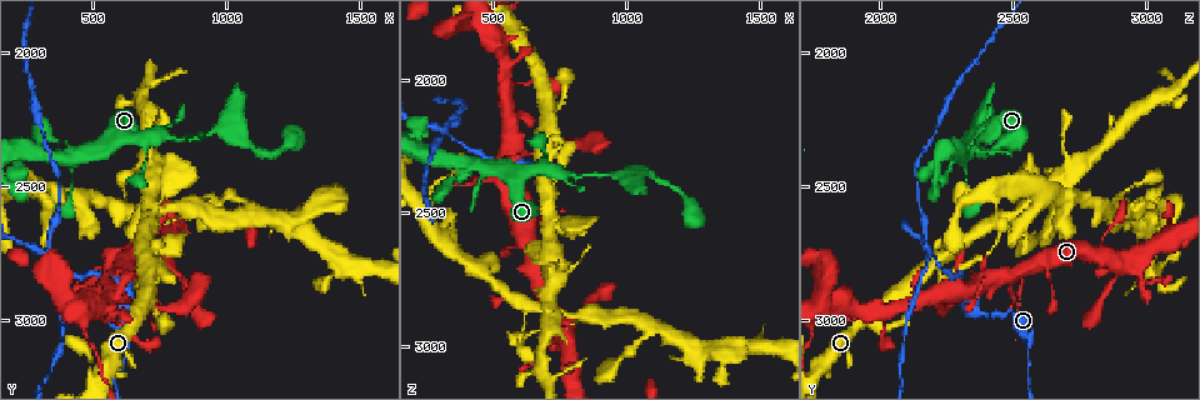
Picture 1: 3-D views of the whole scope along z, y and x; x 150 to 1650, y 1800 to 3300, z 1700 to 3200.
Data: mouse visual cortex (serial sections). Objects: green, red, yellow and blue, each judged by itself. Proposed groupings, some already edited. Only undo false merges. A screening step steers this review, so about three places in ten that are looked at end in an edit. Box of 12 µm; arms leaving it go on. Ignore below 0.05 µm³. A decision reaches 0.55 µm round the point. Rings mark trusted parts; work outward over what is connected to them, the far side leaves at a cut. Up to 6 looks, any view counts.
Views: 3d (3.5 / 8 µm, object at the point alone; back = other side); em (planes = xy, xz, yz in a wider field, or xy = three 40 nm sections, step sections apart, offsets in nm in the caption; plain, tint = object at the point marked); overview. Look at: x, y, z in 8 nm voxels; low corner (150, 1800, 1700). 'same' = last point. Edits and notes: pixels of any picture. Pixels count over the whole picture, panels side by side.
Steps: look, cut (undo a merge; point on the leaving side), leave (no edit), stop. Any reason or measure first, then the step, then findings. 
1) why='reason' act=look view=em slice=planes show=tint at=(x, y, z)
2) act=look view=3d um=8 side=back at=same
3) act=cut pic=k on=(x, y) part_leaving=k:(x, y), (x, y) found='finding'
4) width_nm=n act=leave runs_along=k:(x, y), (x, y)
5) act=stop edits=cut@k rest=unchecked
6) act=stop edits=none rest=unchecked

why='thick turns thin' act=look view=3d um=3.5 at=(630, 3130, 2570)

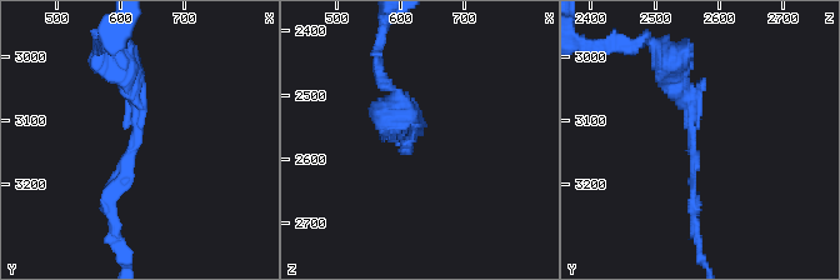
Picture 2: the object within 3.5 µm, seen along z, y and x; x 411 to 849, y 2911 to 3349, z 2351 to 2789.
arm_widths_nm=100,300 act=look view=em slice=xy step=2 show=tint at=(630, 3130, 2555)

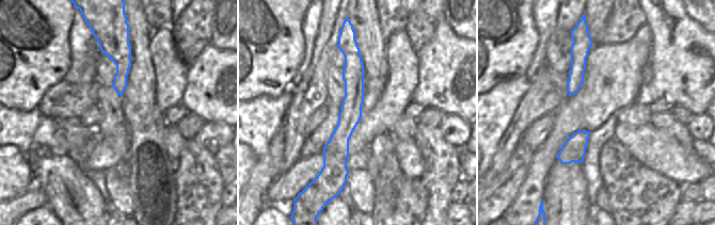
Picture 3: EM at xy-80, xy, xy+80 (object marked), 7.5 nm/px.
act=leave runs_along=2:(673, 58), (691, 104), (695, 211) found='one cell here'

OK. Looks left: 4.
why='four arms meet' act=look view=3d um=3.5 at=(450, 2390, 2310)

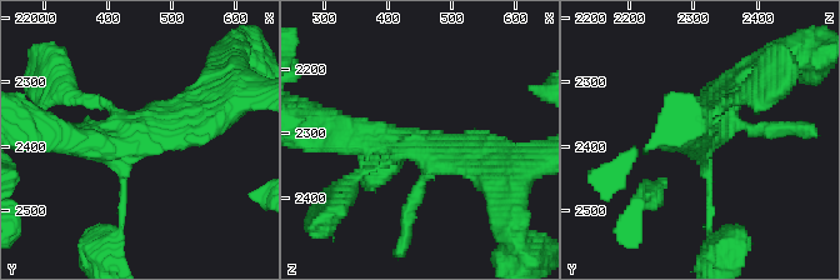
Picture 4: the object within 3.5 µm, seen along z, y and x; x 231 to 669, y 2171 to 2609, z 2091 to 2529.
why='need the tissue' act=look view=em slice=xy step=2 show=tint at=(445, 2385, 2315)

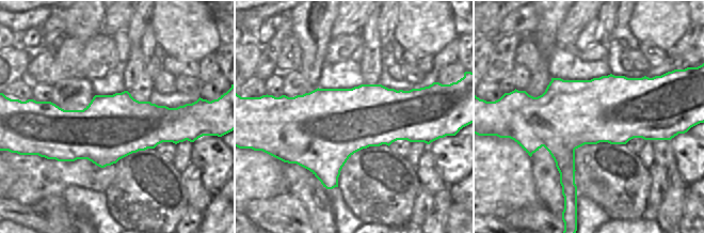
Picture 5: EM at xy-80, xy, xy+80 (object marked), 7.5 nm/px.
act=leave runs_along=4:(490, 164), (468, 150), (336, 131) found='one cell here'

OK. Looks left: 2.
why='four or more arms meet' act=look view=3d um=8 at=(330, 2740, 2190)

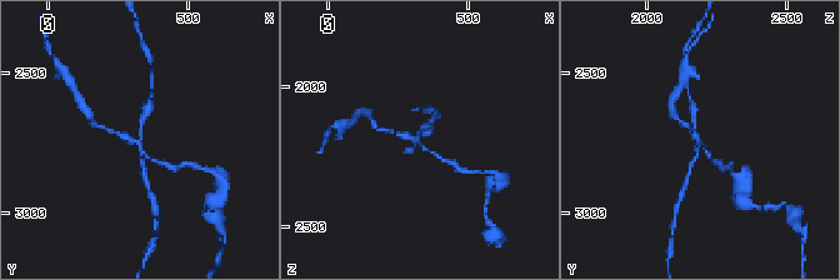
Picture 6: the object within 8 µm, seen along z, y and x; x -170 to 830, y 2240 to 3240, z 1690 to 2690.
act=look view=3d um=3.5 at=(320, 2760, 2190)

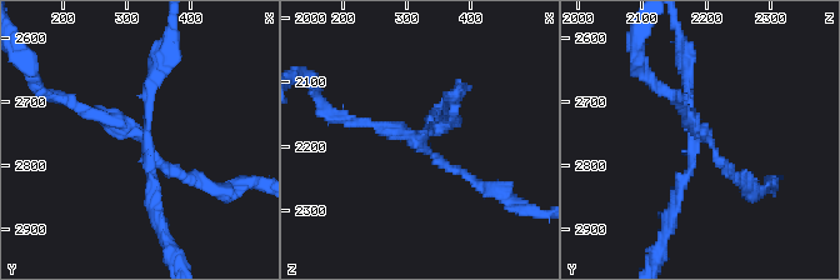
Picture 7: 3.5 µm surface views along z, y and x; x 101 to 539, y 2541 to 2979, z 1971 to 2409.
arm_widths_nm=100,150,150,150 act=cut pic=7 on=(689, 86) part_leaving=7:(144, 134), (168, 34) found='two cells meet here'

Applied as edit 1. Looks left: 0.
act=stop edits=cut@7 rest=unchecked

